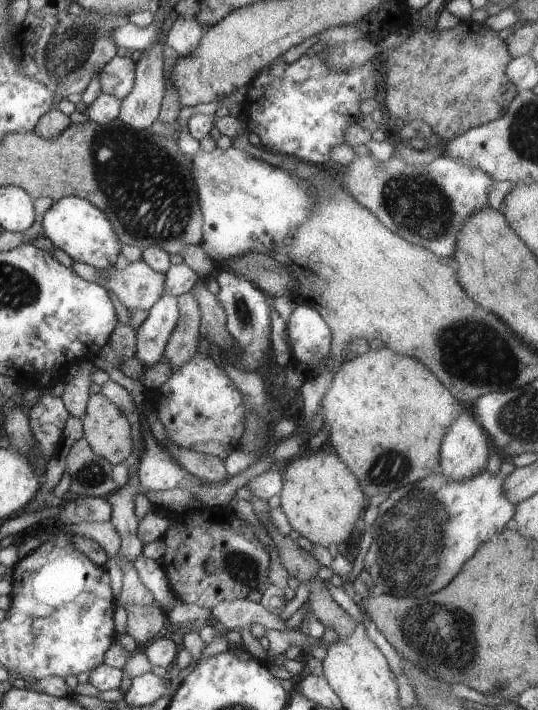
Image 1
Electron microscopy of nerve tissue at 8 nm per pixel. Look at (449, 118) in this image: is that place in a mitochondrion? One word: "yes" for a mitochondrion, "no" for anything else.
no

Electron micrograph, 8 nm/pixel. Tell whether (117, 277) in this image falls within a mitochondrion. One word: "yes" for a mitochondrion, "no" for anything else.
no

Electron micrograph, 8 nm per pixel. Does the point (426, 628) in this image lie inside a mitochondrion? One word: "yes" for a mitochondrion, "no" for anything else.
yes

